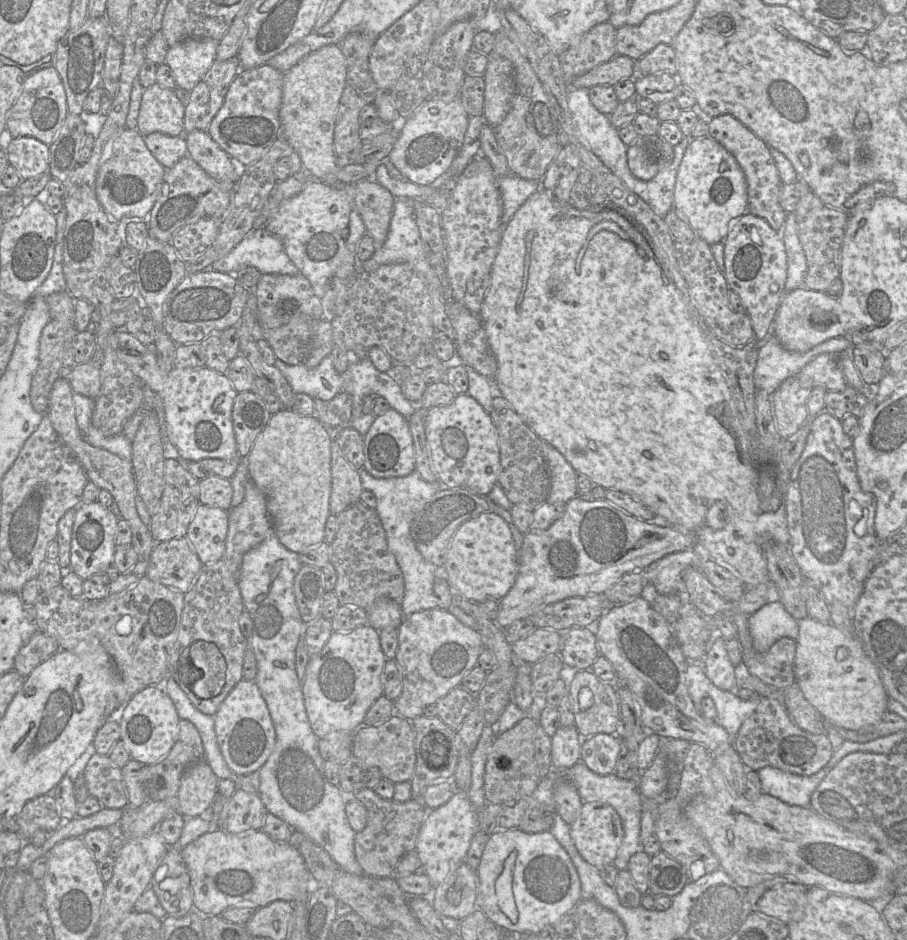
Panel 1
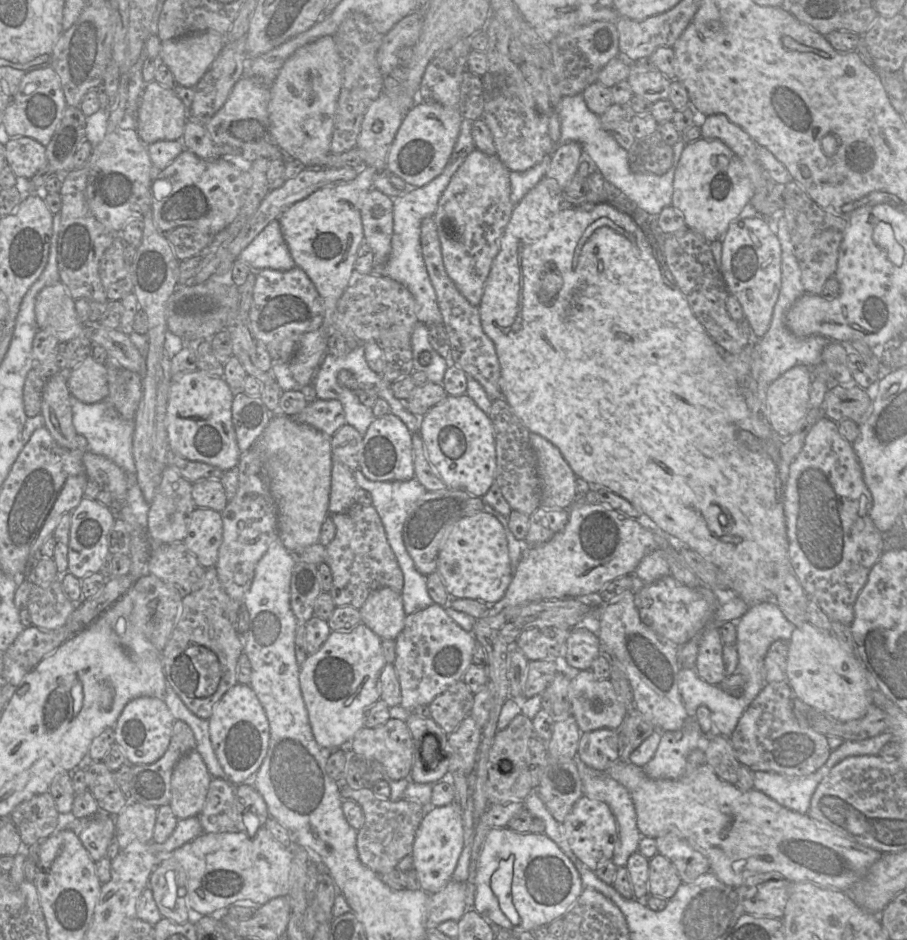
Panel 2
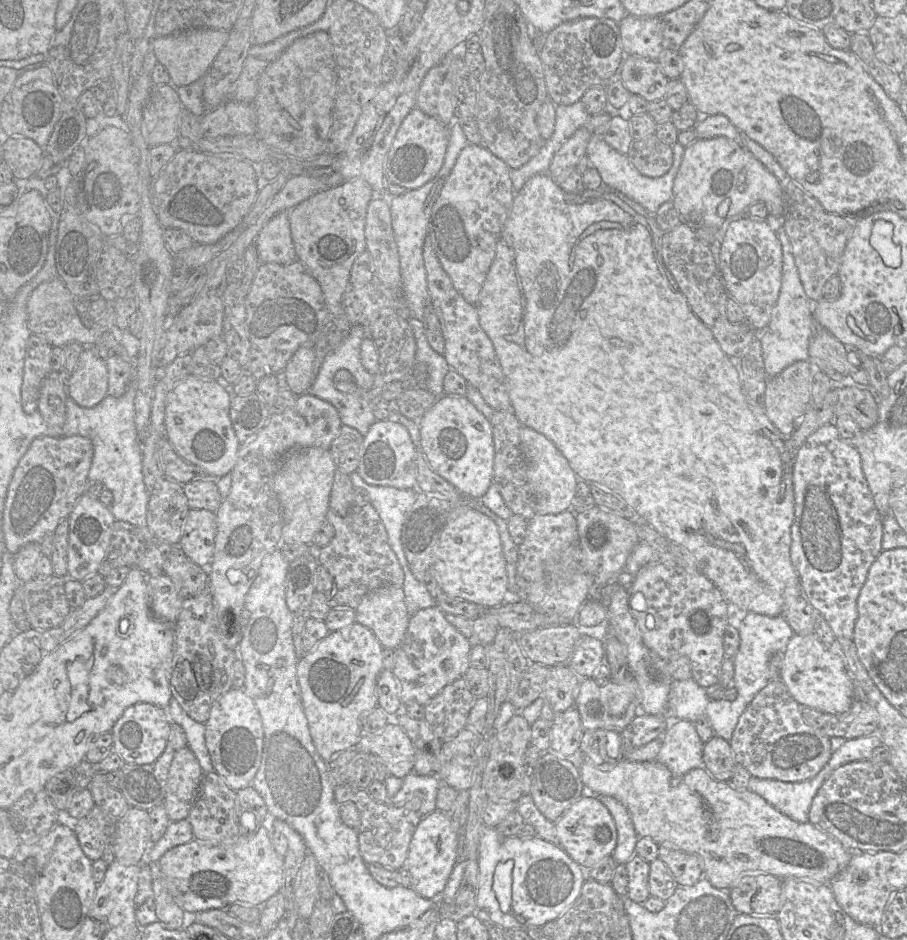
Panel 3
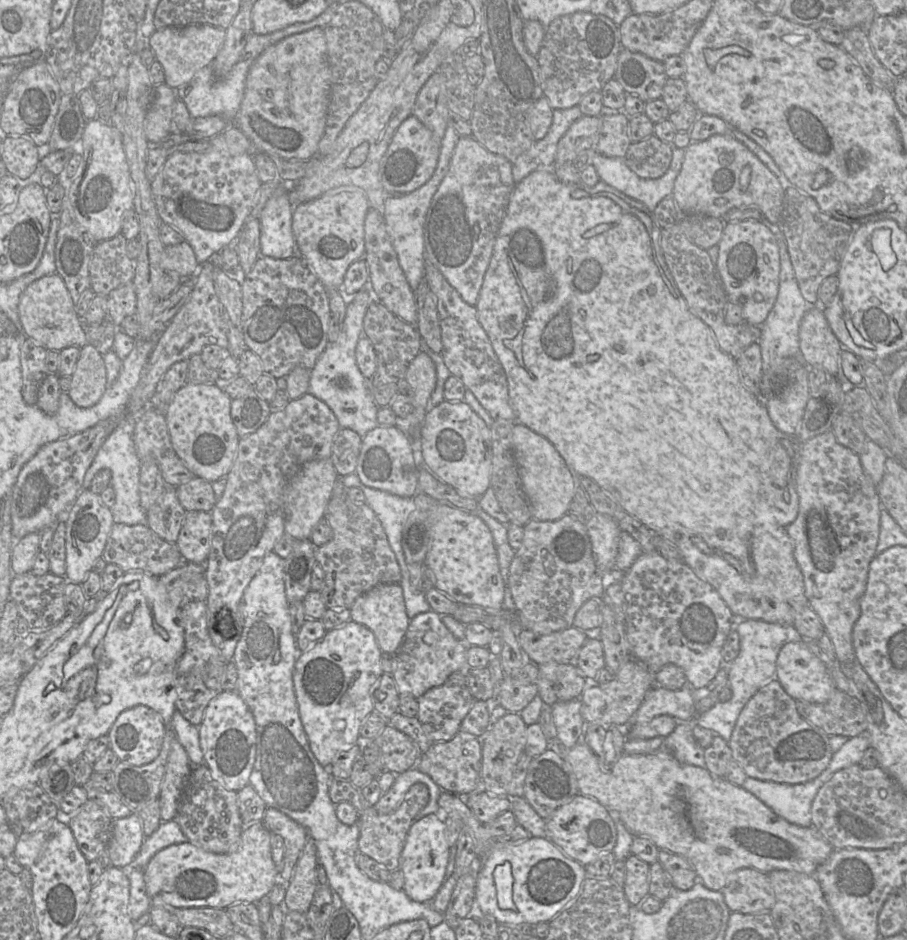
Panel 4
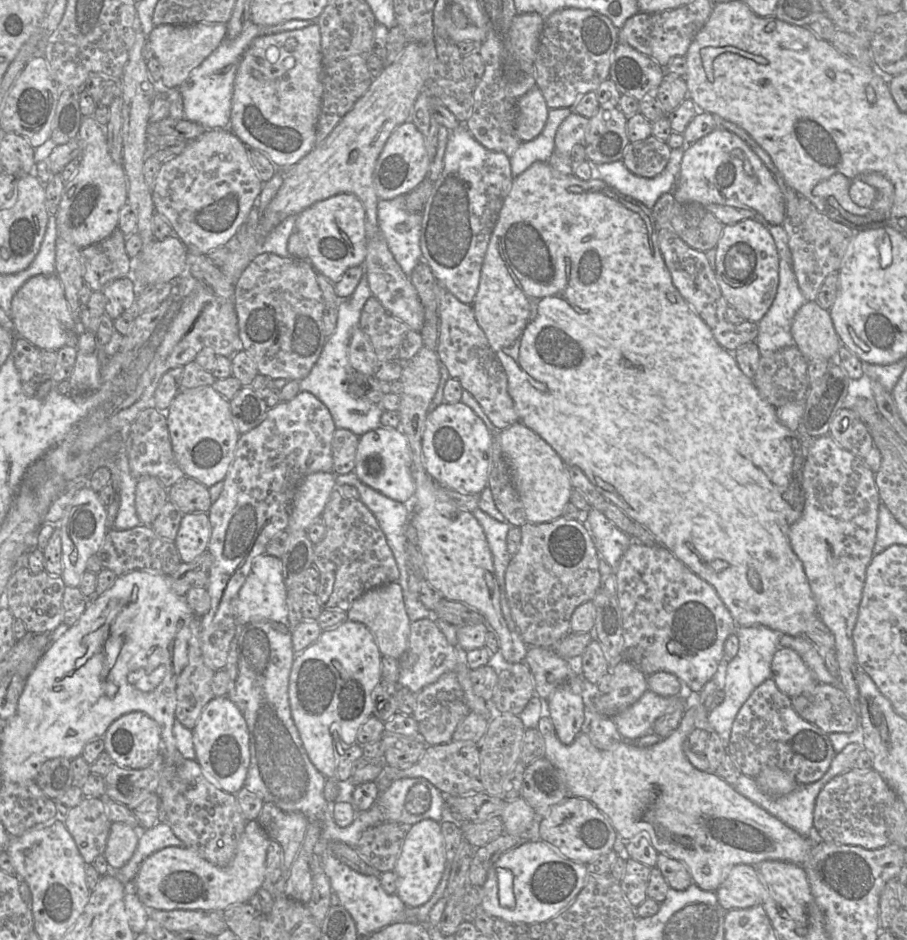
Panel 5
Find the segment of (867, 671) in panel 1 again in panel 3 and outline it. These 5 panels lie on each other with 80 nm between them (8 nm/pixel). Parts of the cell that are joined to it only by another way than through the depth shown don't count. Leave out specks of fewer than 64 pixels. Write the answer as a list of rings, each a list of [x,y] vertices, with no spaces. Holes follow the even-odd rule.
[[[812,633],[794,634],[787,643],[779,673],[791,696],[801,705],[830,714],[841,714],[849,709],[854,698],[853,685],[841,656],[826,647]]]

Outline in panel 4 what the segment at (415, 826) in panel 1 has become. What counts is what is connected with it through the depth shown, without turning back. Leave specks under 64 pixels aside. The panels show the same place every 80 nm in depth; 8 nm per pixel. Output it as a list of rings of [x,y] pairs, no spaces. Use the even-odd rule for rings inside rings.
[[[331,776],[329,781],[329,797],[334,804],[340,802],[351,803],[358,812],[360,834],[358,839],[359,852],[375,860],[389,871],[399,869],[401,853],[407,834],[415,822],[416,815],[429,802],[429,790],[423,783],[416,783],[408,790],[400,807],[392,813],[380,814],[370,805],[361,793],[361,789],[354,787],[350,780],[340,780]]]

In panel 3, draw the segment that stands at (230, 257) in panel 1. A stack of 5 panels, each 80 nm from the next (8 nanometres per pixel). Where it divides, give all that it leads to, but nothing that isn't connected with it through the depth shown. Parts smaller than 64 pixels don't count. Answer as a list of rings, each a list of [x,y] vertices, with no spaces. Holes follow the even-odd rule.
[[[288,211],[271,218],[259,232],[254,244],[260,263],[288,265],[298,260],[291,237]]]

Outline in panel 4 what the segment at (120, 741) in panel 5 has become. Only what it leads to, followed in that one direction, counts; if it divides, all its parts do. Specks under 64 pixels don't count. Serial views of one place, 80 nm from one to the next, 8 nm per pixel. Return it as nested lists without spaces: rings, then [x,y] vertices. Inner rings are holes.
[[[138,705],[124,710],[108,732],[110,749],[121,762],[141,766],[152,762],[160,753],[167,726],[161,715],[153,709]]]

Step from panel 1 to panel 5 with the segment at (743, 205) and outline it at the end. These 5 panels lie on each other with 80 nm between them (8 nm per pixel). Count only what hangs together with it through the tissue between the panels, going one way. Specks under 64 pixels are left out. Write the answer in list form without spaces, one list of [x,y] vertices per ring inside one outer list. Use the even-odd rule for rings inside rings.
[[[724,128],[685,146],[672,193],[678,203],[749,206],[773,225],[782,225],[785,216],[783,193],[774,176],[744,140]]]

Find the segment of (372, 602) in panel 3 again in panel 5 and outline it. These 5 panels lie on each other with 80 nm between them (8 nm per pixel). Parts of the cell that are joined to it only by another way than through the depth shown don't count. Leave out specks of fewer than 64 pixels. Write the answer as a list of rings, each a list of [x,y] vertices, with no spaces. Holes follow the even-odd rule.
[[[398,582],[388,583],[362,594],[347,611],[347,619],[360,622],[370,630],[382,656],[398,660],[408,647],[411,621],[405,609],[402,587]]]

